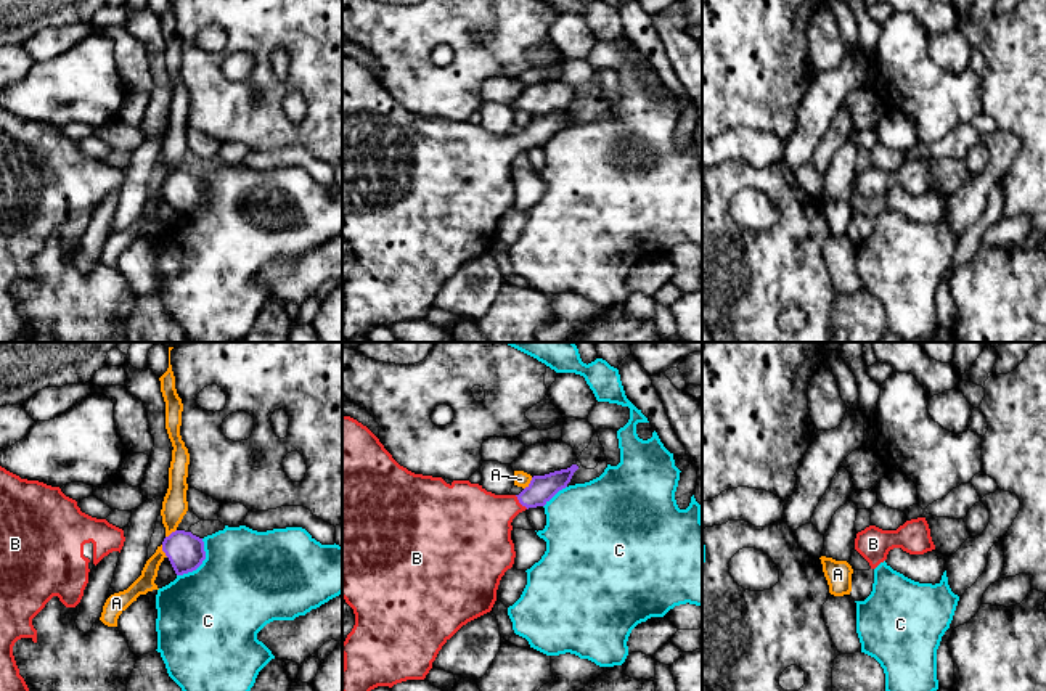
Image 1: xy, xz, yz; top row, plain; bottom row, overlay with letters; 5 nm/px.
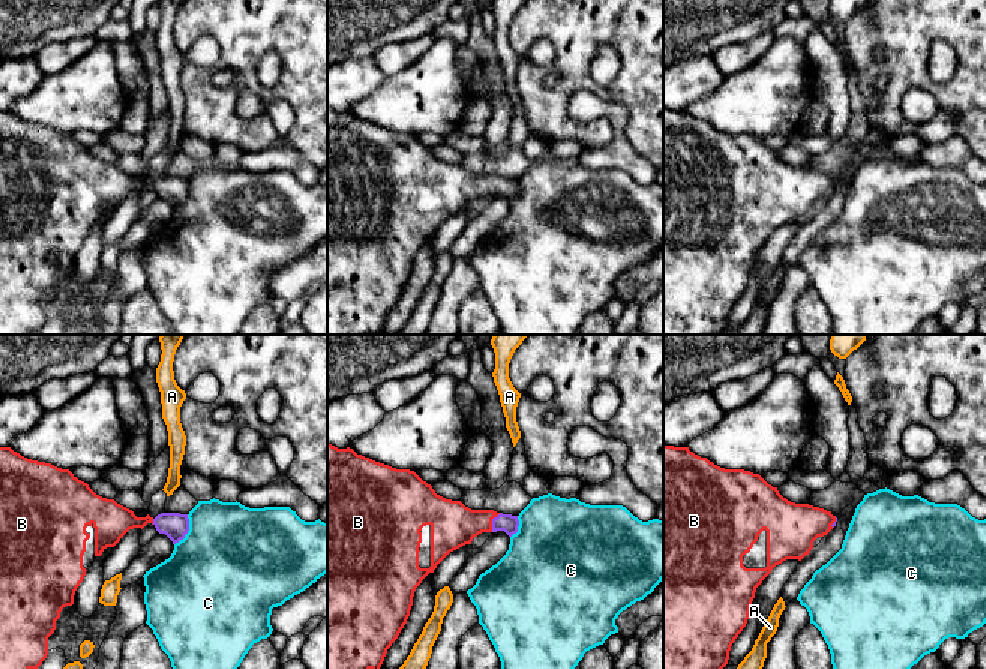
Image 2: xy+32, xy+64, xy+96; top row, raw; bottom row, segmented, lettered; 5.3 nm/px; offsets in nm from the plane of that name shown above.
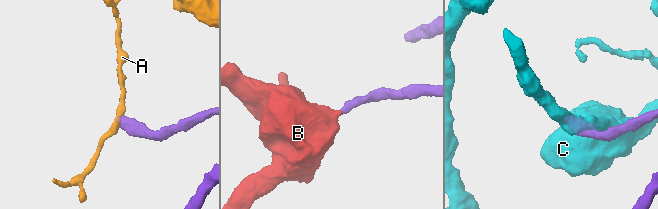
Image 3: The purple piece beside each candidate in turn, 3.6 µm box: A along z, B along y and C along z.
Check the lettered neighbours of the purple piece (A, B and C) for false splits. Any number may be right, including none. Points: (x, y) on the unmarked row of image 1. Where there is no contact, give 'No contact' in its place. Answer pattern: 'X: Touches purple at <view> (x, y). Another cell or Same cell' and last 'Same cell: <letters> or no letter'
A: Touches purple at xz (529, 124). Another cell
B: Touches purple at xz (521, 143). Same cell
C: Touches purple at xy (201, 203). Another cell
Same cell: B

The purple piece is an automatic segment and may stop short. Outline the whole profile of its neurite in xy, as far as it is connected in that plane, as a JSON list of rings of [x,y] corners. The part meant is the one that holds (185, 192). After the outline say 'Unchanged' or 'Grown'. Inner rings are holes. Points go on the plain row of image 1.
[[[175,170],[165,177],[162,191],[169,198],[177,215],[196,211],[206,199],[202,178],[185,170]]]. Unchanged

